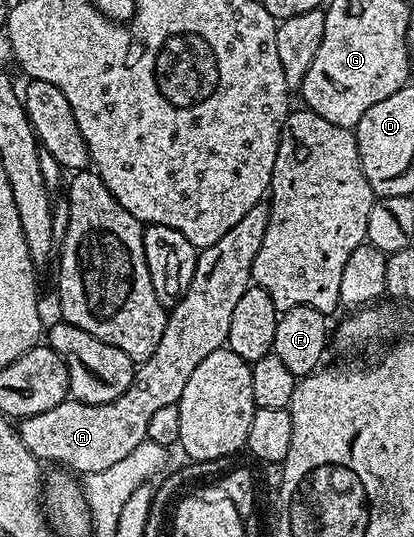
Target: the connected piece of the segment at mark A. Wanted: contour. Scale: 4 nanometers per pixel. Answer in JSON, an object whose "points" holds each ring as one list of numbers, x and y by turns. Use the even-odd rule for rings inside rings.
{"points":[[261,202,253,206,253,210,249,210,249,214,245,214,225,238,217,238,213,246,198,253,189,290,170,309,165,334,161,334,157,350,153,350,144,364,136,367,133,382,121,398,104,404,82,404,77,399,68,398,51,410,18,421,21,442,29,446,40,462,52,460,55,463,52,465,66,466,75,474,86,474,106,470,136,446,141,446,141,442,147,439,146,431,153,414,178,405,193,370,197,370,197,366,201,366,217,347,215,331,226,329,233,318,233,306,237,306,241,294,245,294,252,283,253,258,257,258,257,250,261,250,265,226,269,226,269,207]]}

